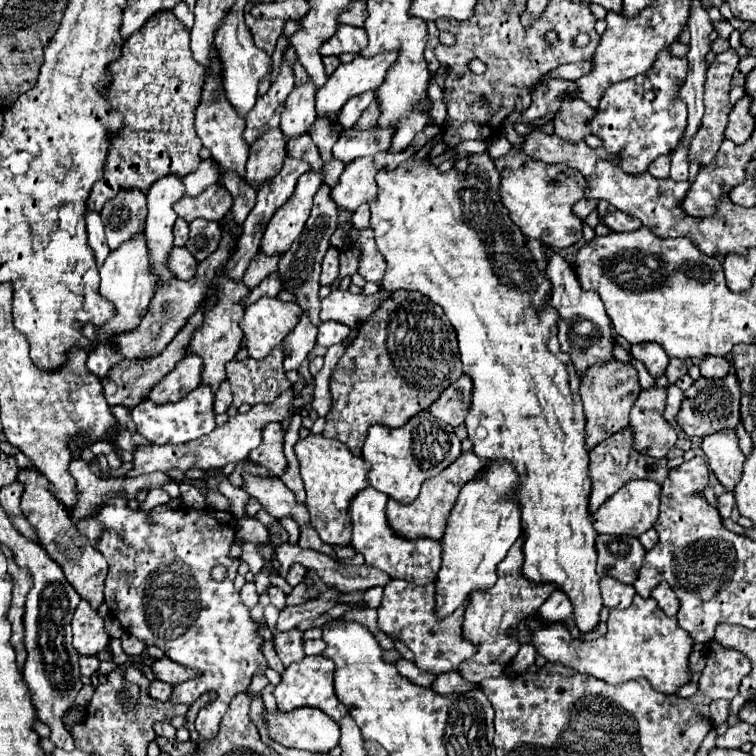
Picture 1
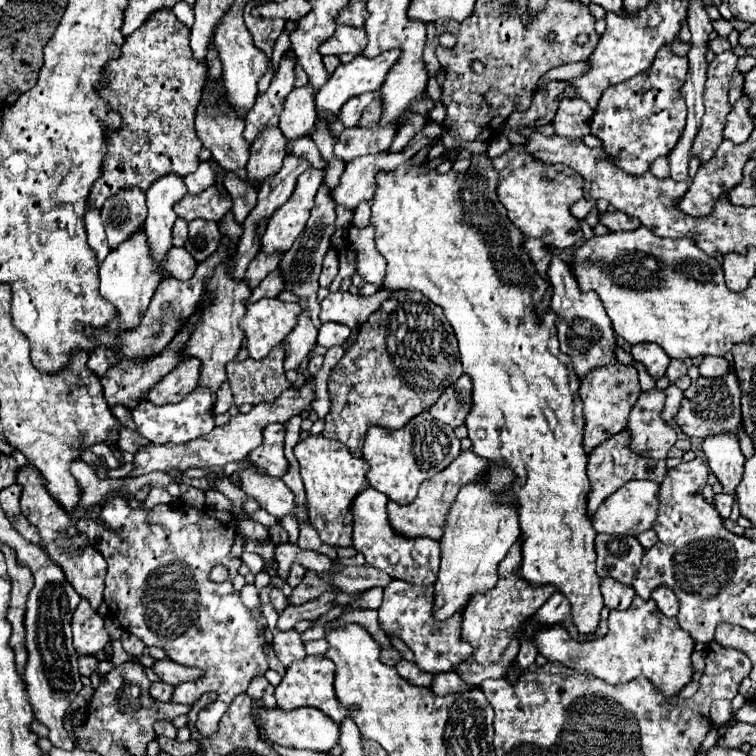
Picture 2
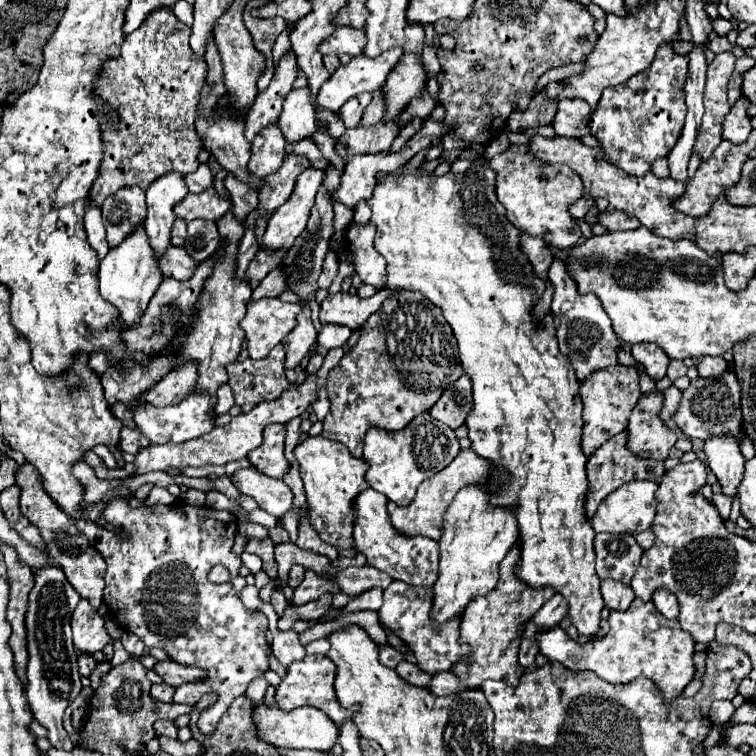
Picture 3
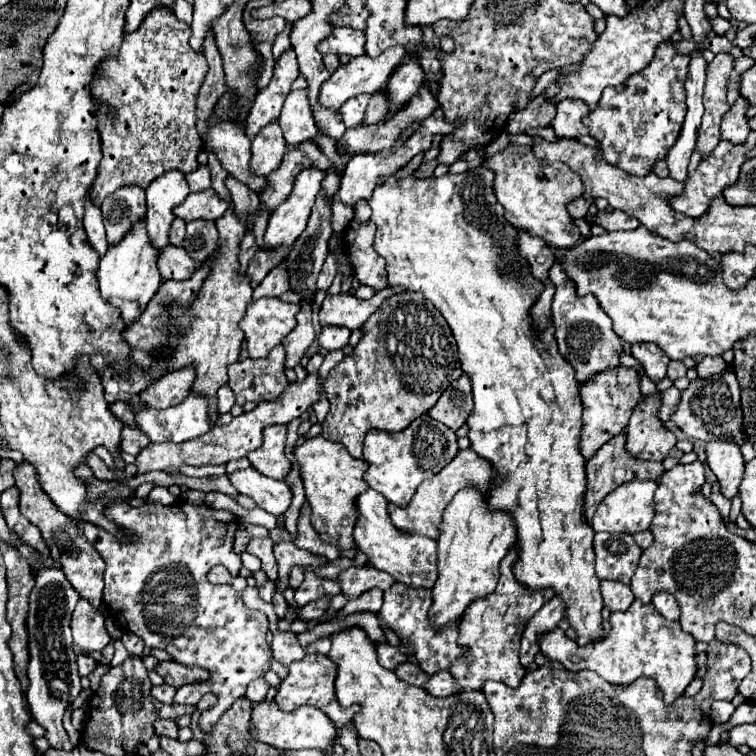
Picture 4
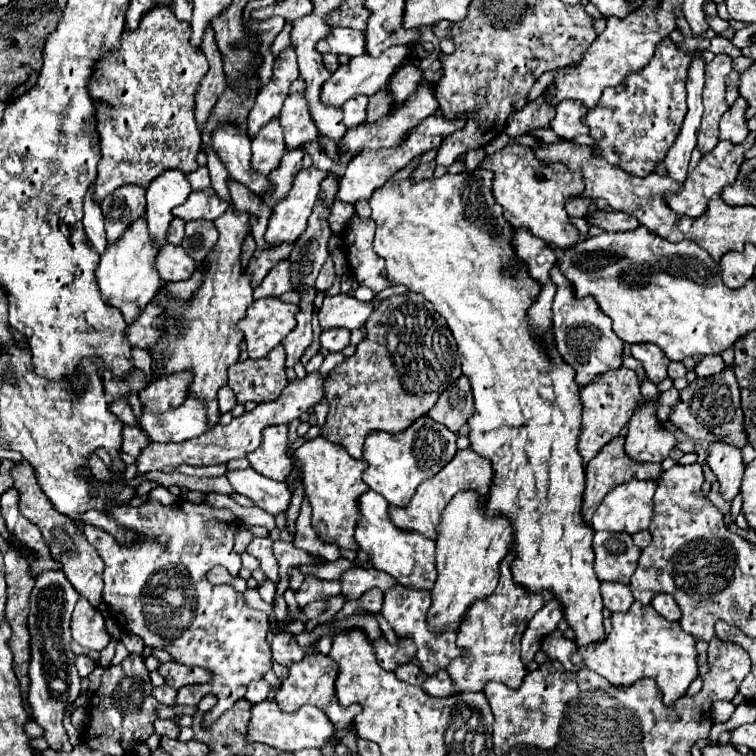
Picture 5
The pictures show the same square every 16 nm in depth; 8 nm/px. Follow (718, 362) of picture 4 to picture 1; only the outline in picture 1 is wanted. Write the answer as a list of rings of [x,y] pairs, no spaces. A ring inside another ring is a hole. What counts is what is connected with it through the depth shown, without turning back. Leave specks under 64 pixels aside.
[[[706,356],[700,364],[700,374],[704,378],[720,378],[720,376],[726,376],[728,372],[730,372],[730,364],[726,358]]]

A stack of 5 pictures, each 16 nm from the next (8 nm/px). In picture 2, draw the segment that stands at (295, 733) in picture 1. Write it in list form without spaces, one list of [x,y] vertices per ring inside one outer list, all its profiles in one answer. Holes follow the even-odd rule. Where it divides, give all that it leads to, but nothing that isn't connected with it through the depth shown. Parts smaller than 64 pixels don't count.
[[[262,706],[258,712],[258,720],[260,720],[260,728],[264,730],[264,734],[260,732],[260,738],[264,736],[268,742],[284,748],[306,748],[306,750],[330,752],[340,736],[336,722],[314,707],[300,707],[291,712],[285,712],[280,708],[270,710]]]

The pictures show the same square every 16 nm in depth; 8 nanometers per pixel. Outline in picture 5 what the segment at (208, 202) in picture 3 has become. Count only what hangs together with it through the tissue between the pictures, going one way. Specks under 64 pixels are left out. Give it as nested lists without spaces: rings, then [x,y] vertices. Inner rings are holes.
[[[210,188],[206,190],[200,190],[200,192],[192,192],[188,196],[188,200],[182,204],[182,206],[176,206],[172,210],[172,214],[176,218],[182,218],[182,220],[196,220],[196,218],[204,218],[204,220],[214,220],[218,218],[220,214],[226,212],[230,204],[222,198],[216,196],[216,192],[212,192]]]

